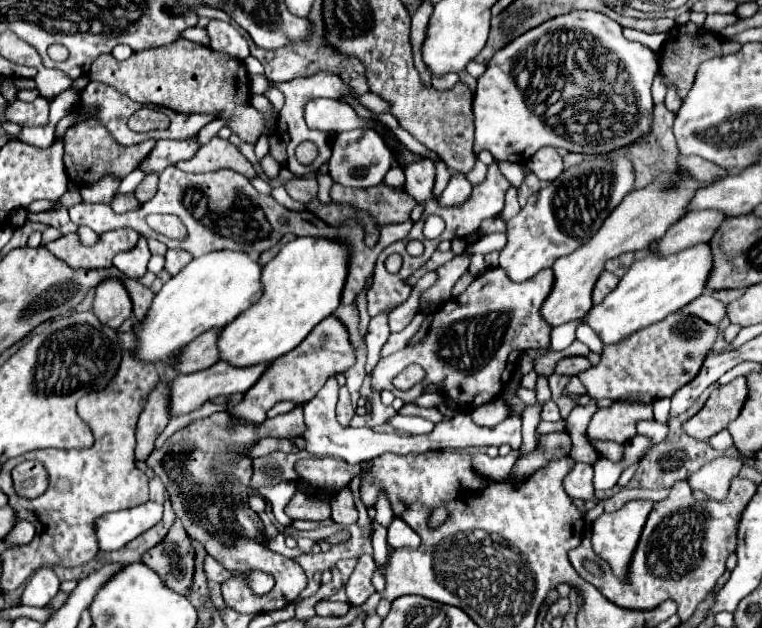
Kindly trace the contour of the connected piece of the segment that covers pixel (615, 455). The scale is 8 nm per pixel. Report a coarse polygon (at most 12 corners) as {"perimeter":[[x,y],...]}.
{"perimeter":[[588,442],[605,458],[618,462],[624,445],[616,442]]}

